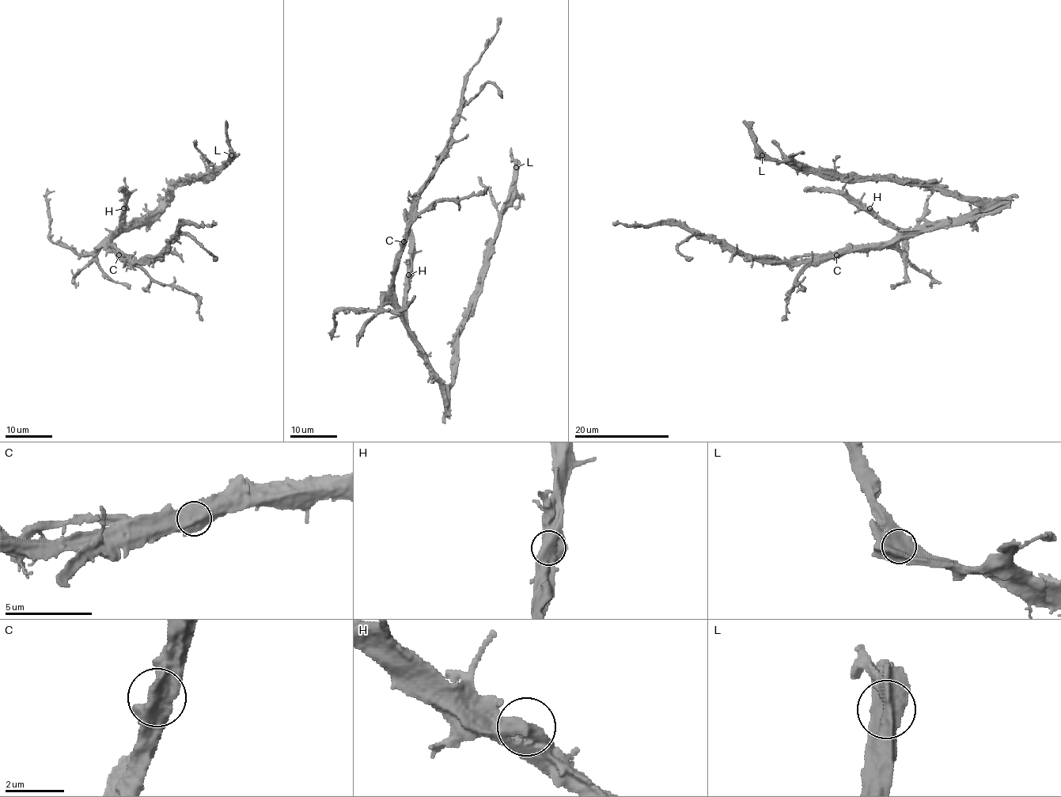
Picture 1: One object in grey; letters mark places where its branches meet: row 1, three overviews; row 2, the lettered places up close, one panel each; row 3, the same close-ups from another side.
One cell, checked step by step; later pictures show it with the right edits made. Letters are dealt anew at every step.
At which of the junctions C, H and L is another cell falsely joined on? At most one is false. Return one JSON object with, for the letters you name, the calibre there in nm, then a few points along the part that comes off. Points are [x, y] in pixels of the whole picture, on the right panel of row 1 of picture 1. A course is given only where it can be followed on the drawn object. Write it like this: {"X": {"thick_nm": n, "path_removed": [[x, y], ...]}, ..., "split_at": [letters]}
{"split_at": []}

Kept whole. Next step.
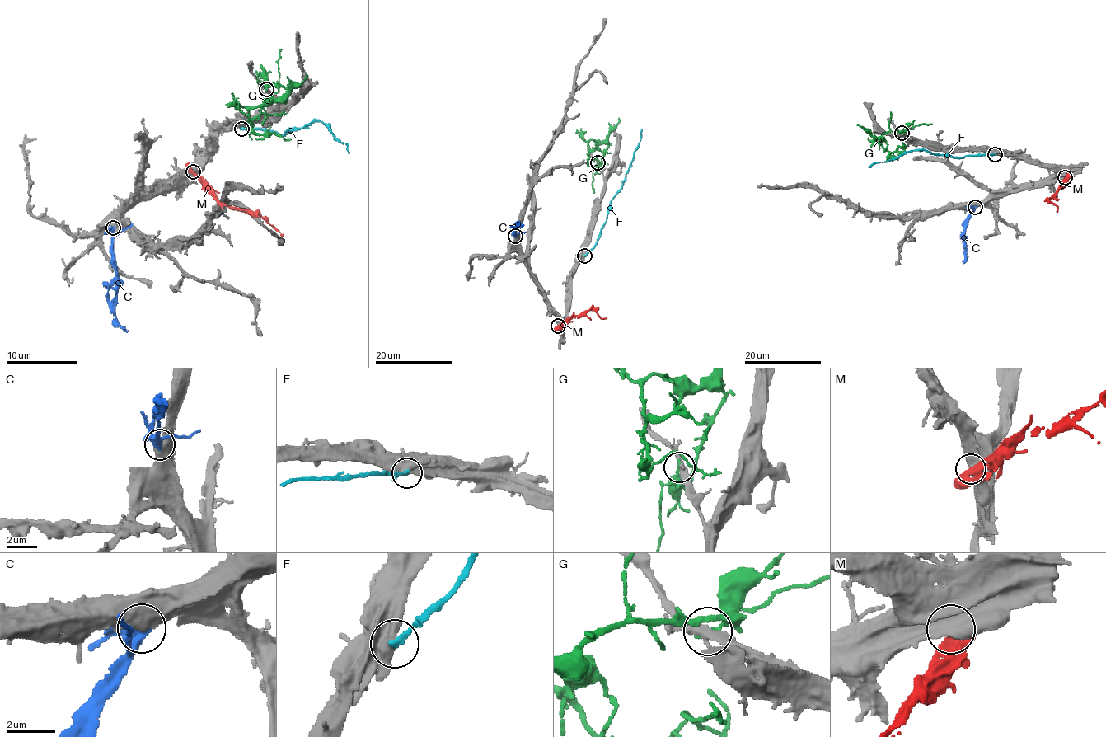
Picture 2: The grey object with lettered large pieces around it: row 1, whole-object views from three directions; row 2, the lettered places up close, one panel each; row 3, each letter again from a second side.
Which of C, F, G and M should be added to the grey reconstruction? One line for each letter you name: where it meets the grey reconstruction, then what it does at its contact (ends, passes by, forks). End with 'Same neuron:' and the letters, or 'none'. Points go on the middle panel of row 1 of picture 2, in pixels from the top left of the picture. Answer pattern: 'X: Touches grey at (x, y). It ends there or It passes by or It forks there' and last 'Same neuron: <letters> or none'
C: Touches grey at (515, 236). It forks there
Same neuron: C

